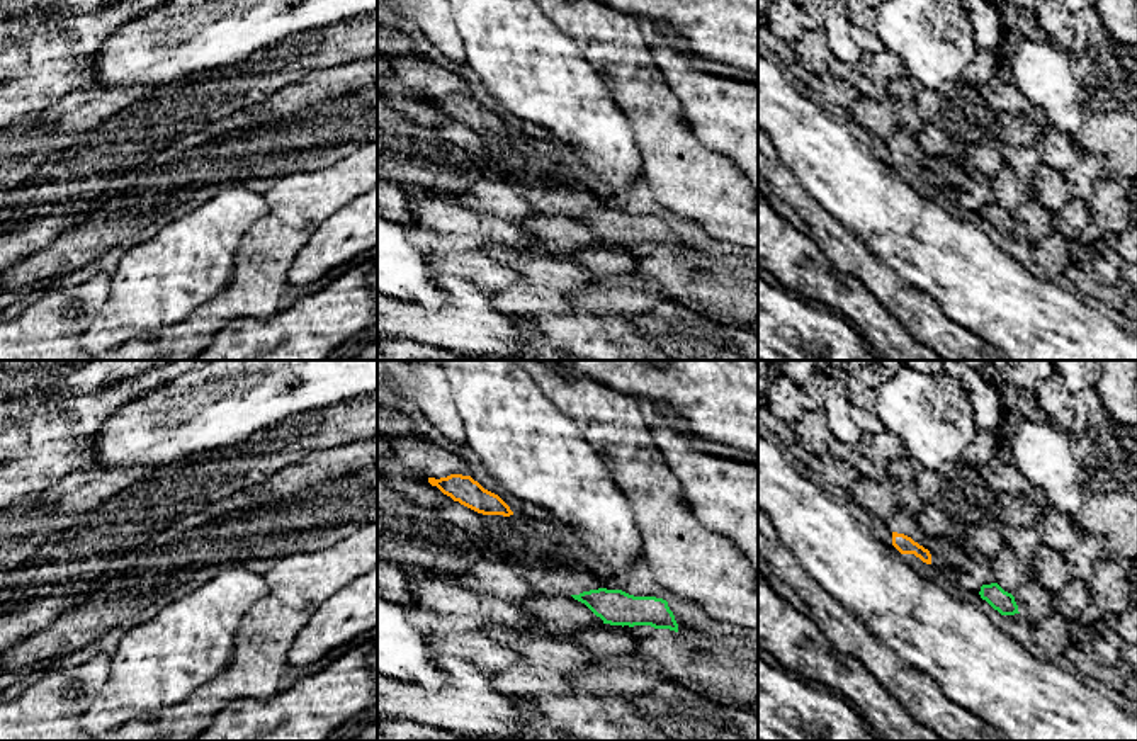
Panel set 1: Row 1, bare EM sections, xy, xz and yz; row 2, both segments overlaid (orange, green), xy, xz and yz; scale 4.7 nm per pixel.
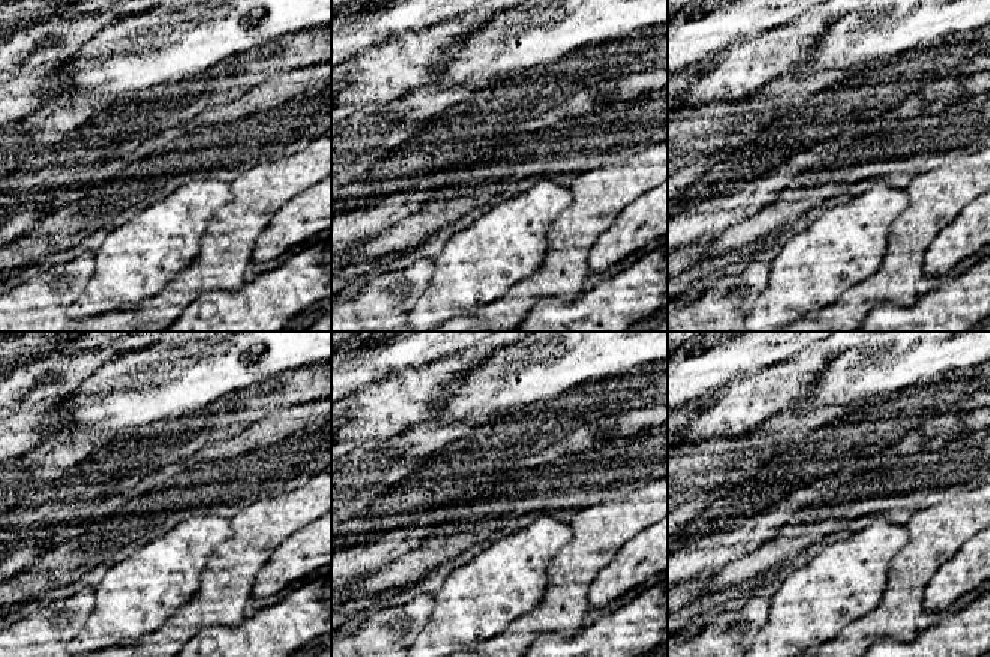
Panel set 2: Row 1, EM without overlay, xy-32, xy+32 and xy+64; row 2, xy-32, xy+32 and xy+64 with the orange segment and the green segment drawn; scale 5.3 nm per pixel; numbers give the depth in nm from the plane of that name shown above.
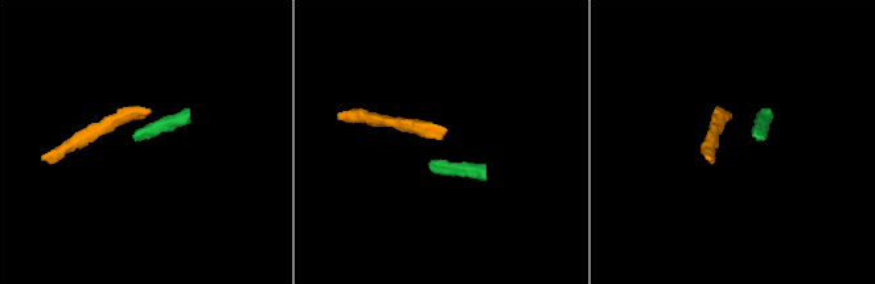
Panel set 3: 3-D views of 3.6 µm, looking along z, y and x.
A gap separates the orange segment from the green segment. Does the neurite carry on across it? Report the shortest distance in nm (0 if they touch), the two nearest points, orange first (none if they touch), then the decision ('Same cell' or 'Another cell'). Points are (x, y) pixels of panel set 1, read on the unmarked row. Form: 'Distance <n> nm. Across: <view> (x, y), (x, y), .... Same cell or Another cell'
Distance 260 nm. Across: yz (930, 182), (981, 206). Another cell

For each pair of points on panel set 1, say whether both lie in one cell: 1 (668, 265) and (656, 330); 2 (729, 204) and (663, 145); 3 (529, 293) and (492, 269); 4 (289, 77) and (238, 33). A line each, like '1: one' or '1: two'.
1: two
2: one
3: two
4: two

